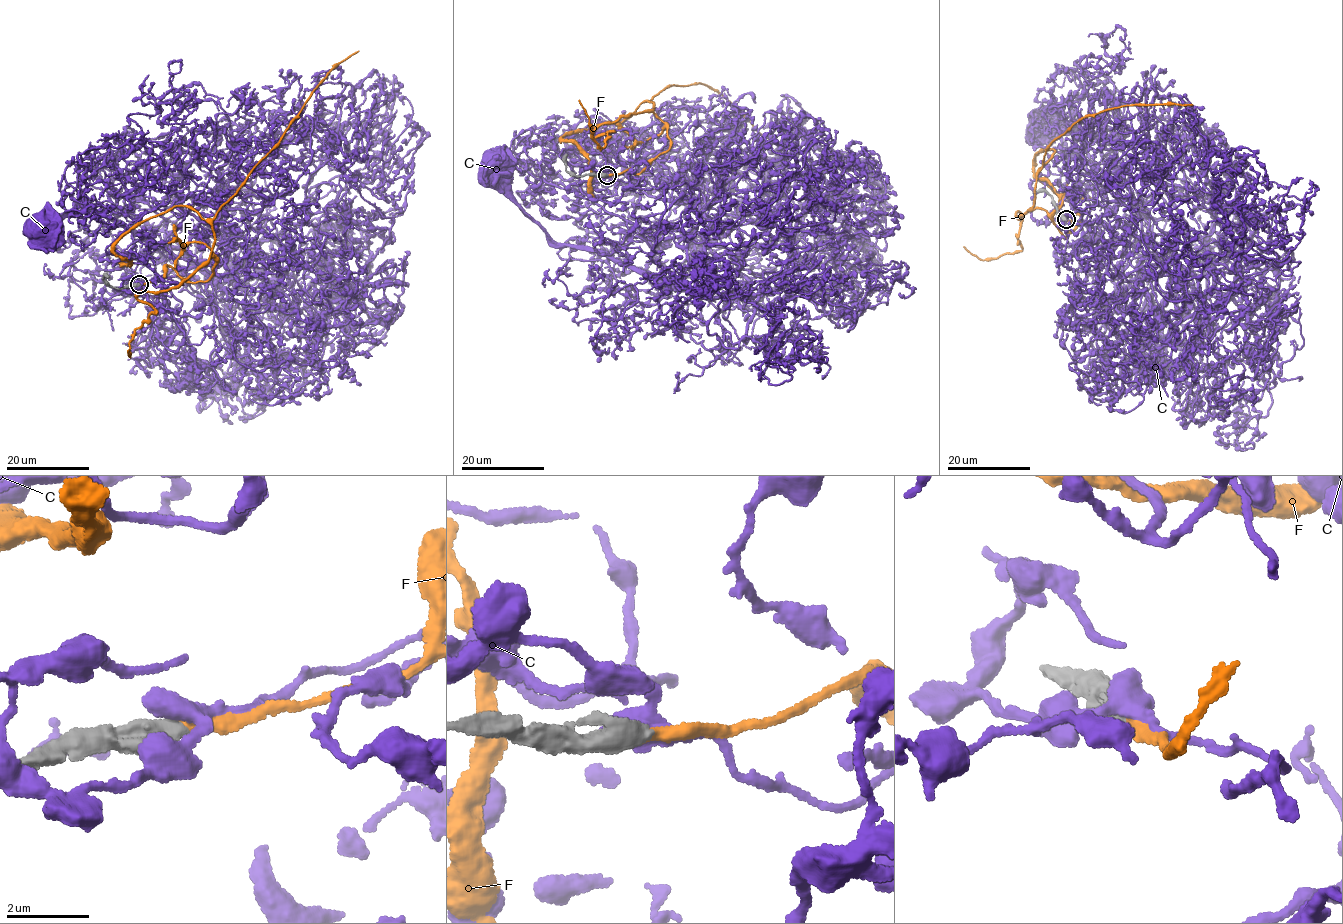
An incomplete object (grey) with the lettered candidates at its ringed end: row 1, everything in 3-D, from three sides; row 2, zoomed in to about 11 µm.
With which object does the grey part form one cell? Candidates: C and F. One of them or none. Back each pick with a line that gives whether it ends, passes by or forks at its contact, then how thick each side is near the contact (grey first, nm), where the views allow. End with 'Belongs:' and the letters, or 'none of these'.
F: it ends; calibres 600 and 280 nm
Belongs: F

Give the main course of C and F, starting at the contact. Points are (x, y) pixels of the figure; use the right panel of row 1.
C: (1065, 217), (1086, 237), (1075, 303), (1127, 286), (1133, 245), (1212, 292), (1210, 255), (1144, 150), (1052, 120)
F: (1066, 218), (1082, 218), (1066, 239), (1049, 215), (1034, 209), (1048, 146), (1073, 124), (1127, 105), (1192, 105)

